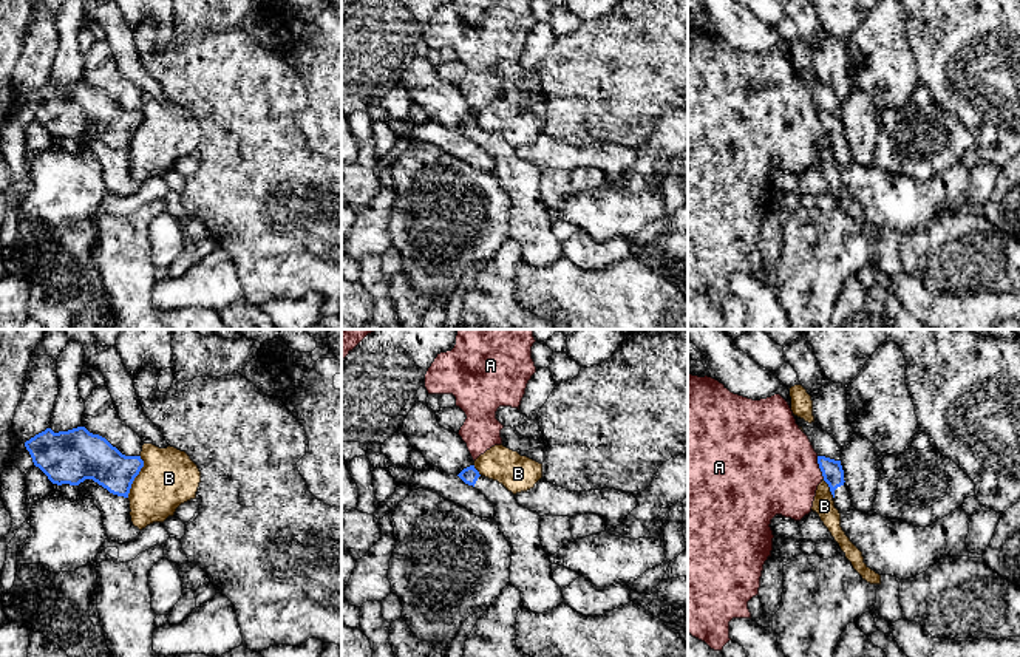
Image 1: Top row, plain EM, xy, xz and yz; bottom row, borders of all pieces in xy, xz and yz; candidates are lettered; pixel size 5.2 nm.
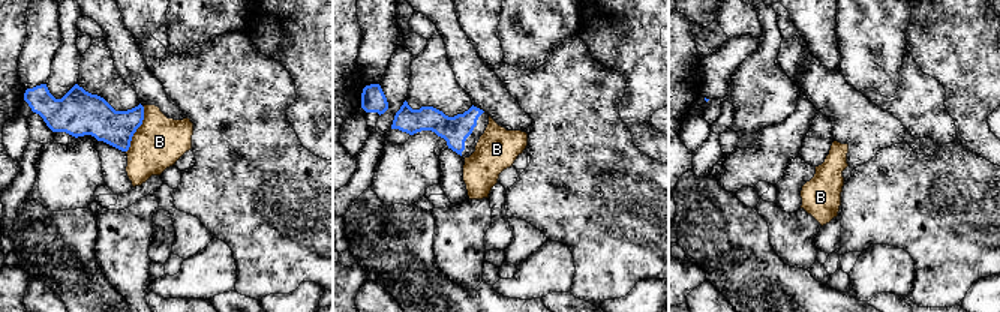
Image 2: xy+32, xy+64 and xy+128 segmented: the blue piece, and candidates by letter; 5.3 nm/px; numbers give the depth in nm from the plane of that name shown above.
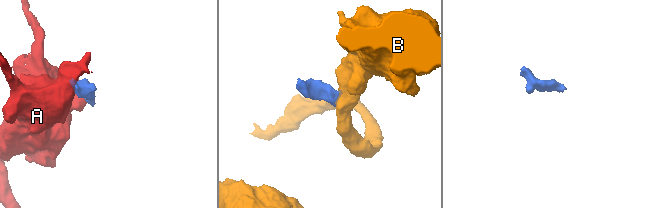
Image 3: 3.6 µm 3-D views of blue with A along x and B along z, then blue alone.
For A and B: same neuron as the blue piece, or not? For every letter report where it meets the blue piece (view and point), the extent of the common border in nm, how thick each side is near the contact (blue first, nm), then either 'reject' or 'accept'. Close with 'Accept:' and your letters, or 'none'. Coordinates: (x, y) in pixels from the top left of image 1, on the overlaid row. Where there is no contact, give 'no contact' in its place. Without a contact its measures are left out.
A: contact yz (819, 467); length 130 nm; calibres 110 and 480 nm; reject
B: contact xy (136, 475); length 240 nm; calibres 220 and 300 nm; reject
Accept: none

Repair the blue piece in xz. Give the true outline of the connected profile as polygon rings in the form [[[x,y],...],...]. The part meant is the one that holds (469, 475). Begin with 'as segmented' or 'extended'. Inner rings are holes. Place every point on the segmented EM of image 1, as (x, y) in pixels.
extended; [[[474,465],[457,476],[495,506],[495,519],[512,547],[510,584],[519,591],[521,606],[542,614],[561,604],[564,598],[552,577],[550,555],[541,546],[541,516],[519,506],[512,492],[482,476]]]

